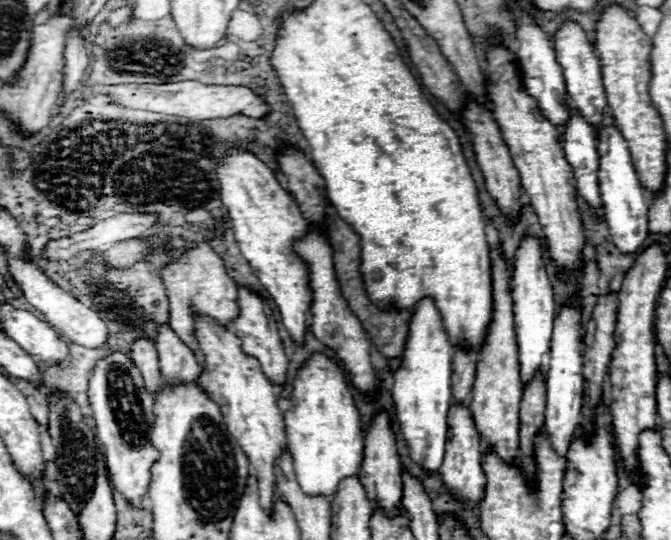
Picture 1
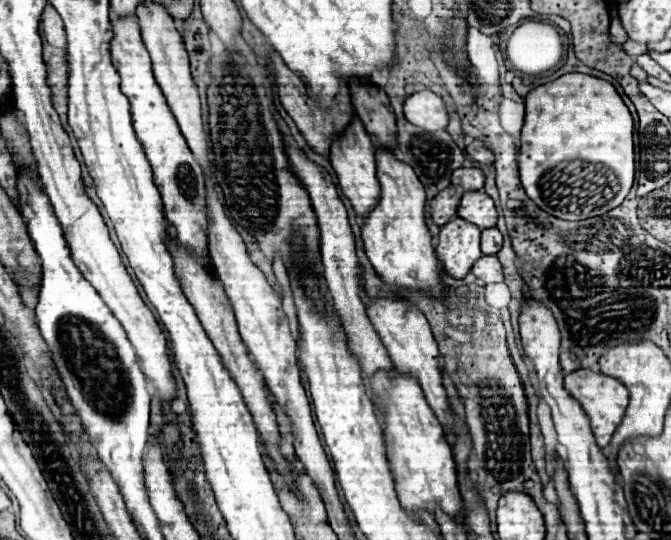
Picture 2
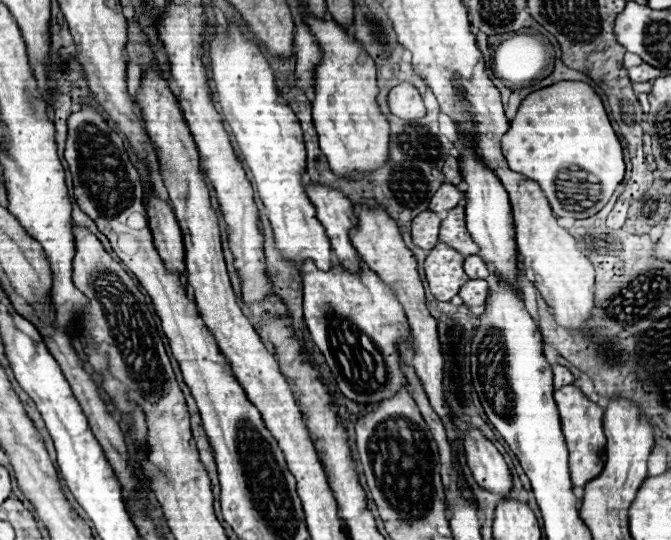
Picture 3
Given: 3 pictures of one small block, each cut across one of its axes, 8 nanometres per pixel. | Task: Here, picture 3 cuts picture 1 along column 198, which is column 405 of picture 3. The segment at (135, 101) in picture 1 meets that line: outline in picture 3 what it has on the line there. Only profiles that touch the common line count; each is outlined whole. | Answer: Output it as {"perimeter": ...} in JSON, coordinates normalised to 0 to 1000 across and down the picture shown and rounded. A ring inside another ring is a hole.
{"perimeter":[[[599,152],[581,167],[578,196],[581,207],[599,222],[620,222],[635,215],[635,196],[626,170],[608,152]]]}

